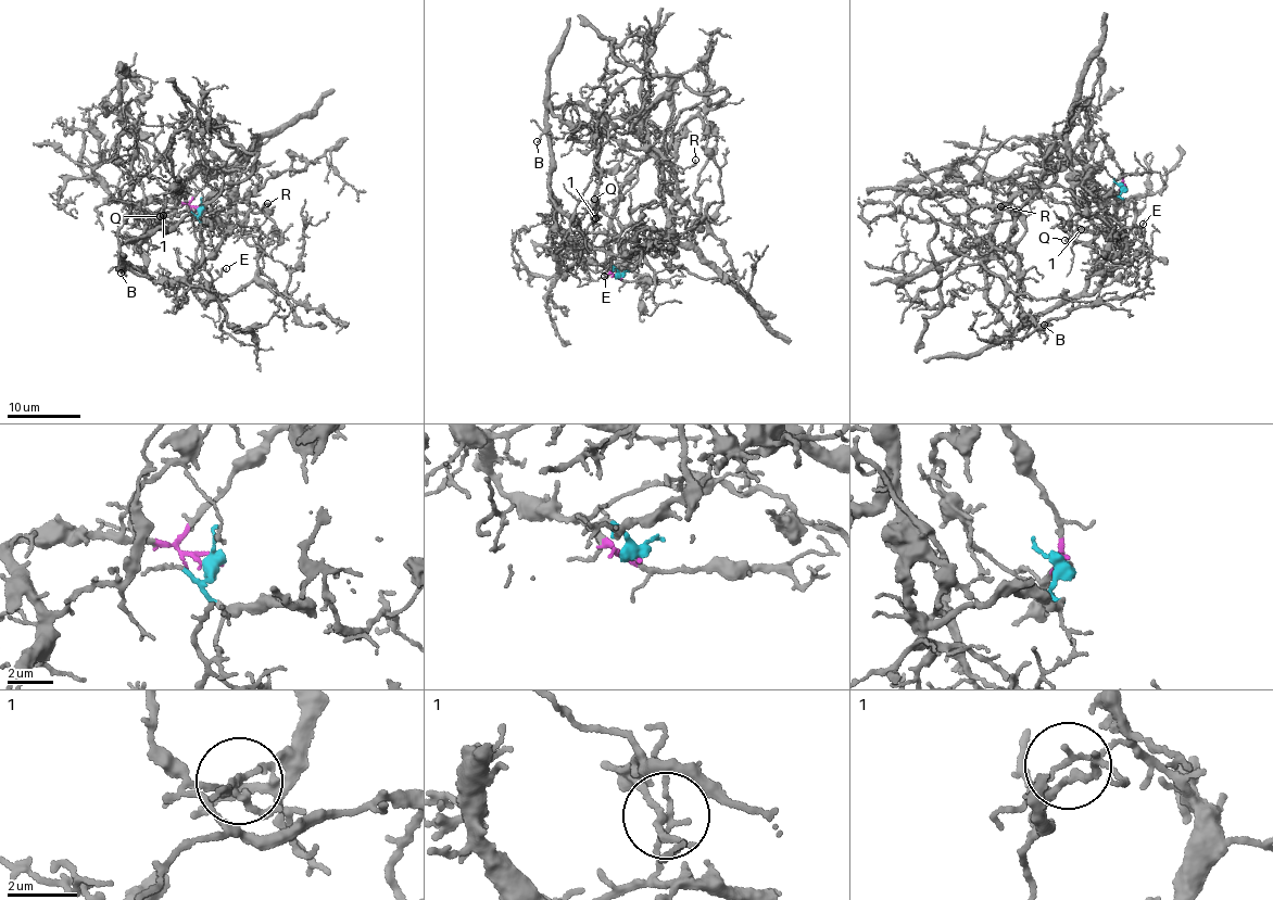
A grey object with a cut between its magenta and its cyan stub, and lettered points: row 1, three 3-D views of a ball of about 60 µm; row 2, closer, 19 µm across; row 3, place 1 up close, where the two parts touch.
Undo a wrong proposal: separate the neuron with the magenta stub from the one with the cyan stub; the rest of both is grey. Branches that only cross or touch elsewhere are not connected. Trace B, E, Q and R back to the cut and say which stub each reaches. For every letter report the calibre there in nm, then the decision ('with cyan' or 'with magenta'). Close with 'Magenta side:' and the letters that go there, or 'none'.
B: calibre 120 nm; with magenta
E: calibre 130 nm; with magenta
Q: calibre 150 nm; with magenta
R: calibre 190 nm; with magenta
Magenta side: B, E, Q, R

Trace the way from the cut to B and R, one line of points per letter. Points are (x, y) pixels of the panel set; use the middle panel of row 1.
B: (621, 277), (588, 263), (570, 245), (555, 222), (550, 143), (543, 132), (537, 140)
R: (621, 277), (576, 253), (555, 222), (547, 109), (567, 122), (654, 150), (681, 172), (695, 160)

